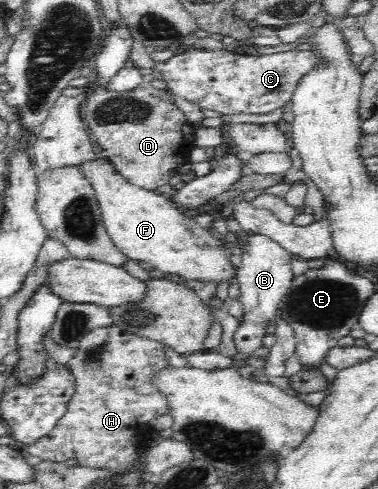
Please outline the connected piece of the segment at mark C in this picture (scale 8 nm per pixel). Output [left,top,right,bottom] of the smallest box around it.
[154,48,317,114]

